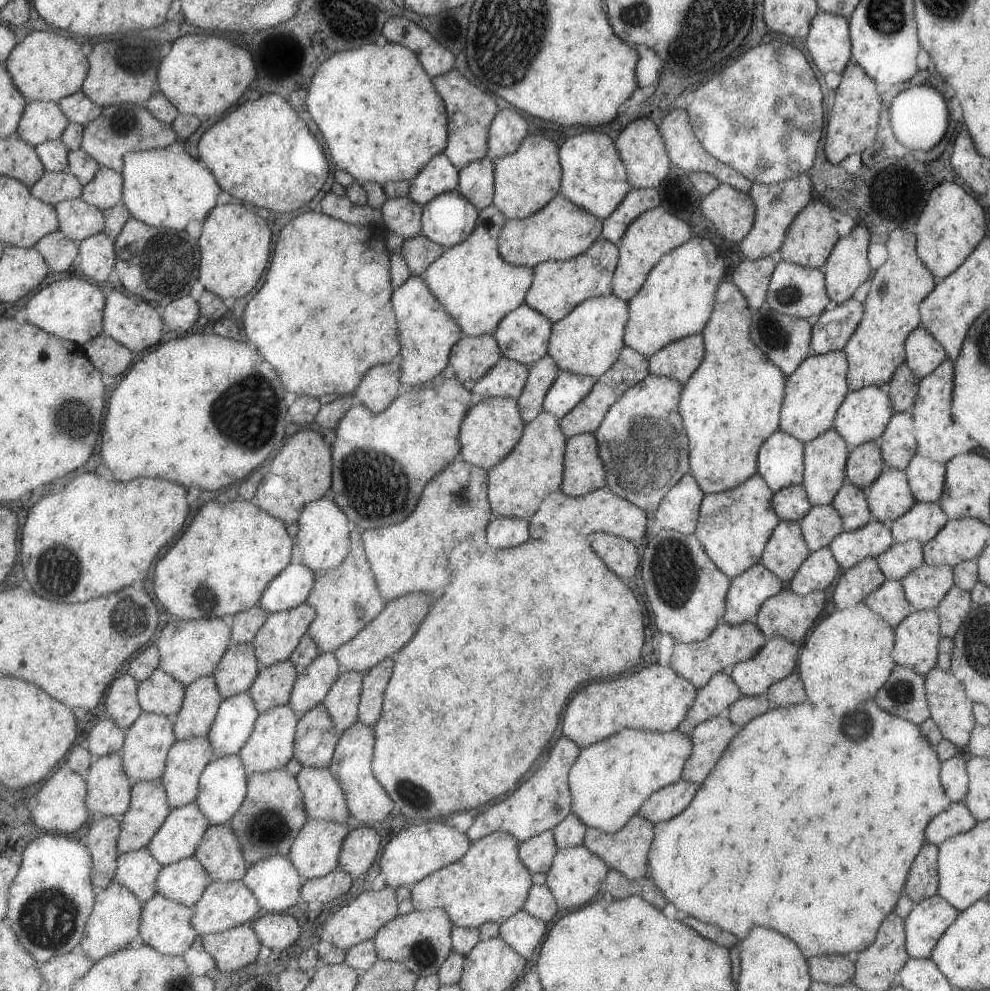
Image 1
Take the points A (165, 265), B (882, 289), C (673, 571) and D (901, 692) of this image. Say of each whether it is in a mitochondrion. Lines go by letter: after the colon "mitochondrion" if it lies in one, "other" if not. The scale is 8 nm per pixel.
A: mitochondrion
B: other
C: mitochondrion
D: mitochondrion

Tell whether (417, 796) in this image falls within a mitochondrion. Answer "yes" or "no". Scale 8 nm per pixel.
yes

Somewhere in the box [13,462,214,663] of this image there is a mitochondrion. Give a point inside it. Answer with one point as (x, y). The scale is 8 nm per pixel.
(59, 569)

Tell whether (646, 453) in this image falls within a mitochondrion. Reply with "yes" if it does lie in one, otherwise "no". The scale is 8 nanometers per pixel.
yes

